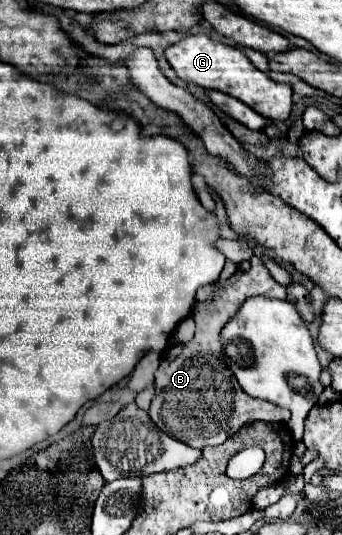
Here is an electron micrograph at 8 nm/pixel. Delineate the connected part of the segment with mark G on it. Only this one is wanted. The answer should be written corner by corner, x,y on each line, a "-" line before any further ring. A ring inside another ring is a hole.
187,35
179,43
167,47
165,57
167,57
169,65
173,67
173,71
177,73
177,77
181,77
183,81
195,83
203,89
215,89
215,91
227,93
227,95
243,101
245,105
249,105
251,109
255,109
257,113
261,113
267,119
285,121
291,113
291,105
293,105
291,103
291,85
275,83
273,79
269,79
237,47
229,47
221,41
213,41
207,35

